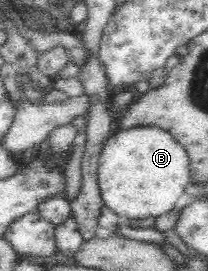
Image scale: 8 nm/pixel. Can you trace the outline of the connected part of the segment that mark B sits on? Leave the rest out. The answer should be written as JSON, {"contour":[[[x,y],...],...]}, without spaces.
{"contour":[[[156,126],[114,130],[102,148],[97,167],[97,181],[105,207],[114,211],[125,222],[157,219],[174,209],[184,189],[192,181],[190,160],[186,150],[174,140],[174,136]]]}

